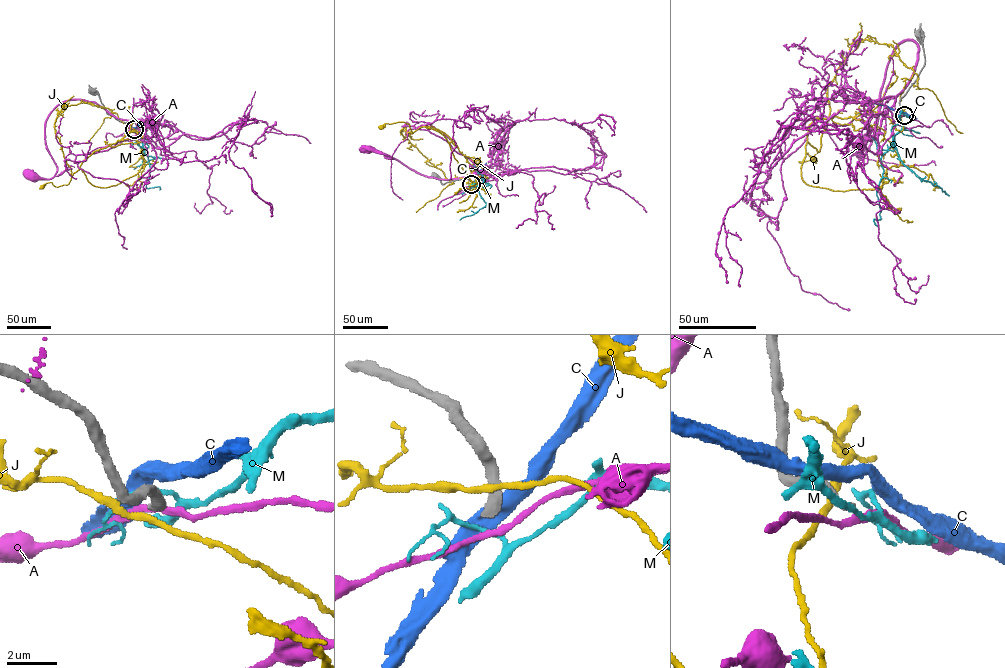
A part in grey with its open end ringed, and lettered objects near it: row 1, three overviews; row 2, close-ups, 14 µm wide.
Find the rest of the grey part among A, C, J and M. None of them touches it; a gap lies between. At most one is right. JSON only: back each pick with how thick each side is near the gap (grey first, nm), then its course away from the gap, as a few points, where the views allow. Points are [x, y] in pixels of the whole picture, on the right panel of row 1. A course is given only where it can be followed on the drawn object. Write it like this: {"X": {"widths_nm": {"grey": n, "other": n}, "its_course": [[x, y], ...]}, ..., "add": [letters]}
{"add": []}

